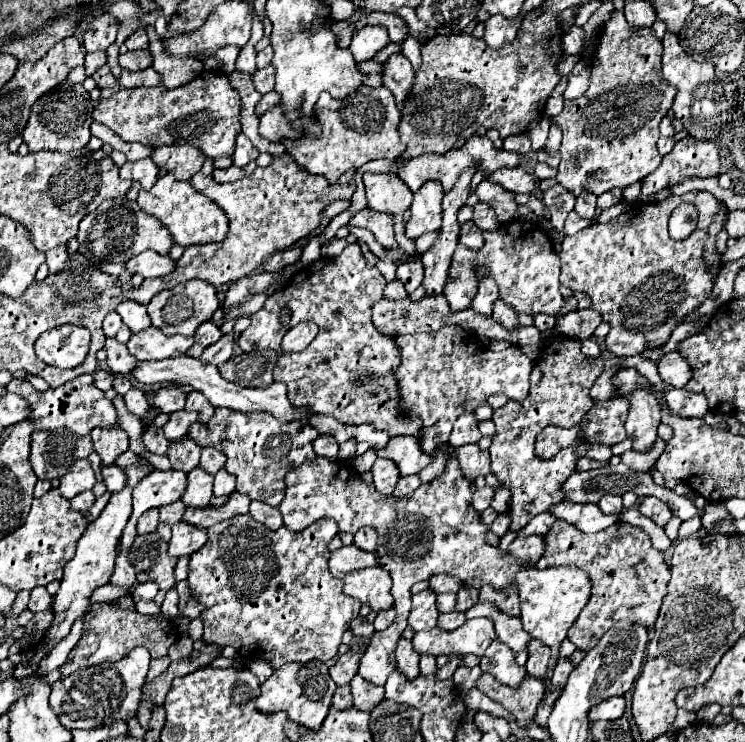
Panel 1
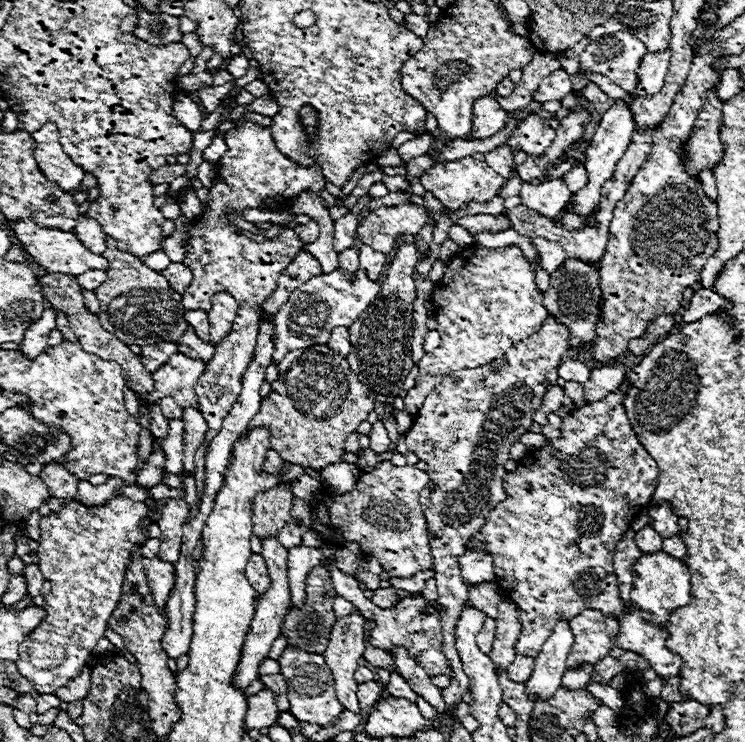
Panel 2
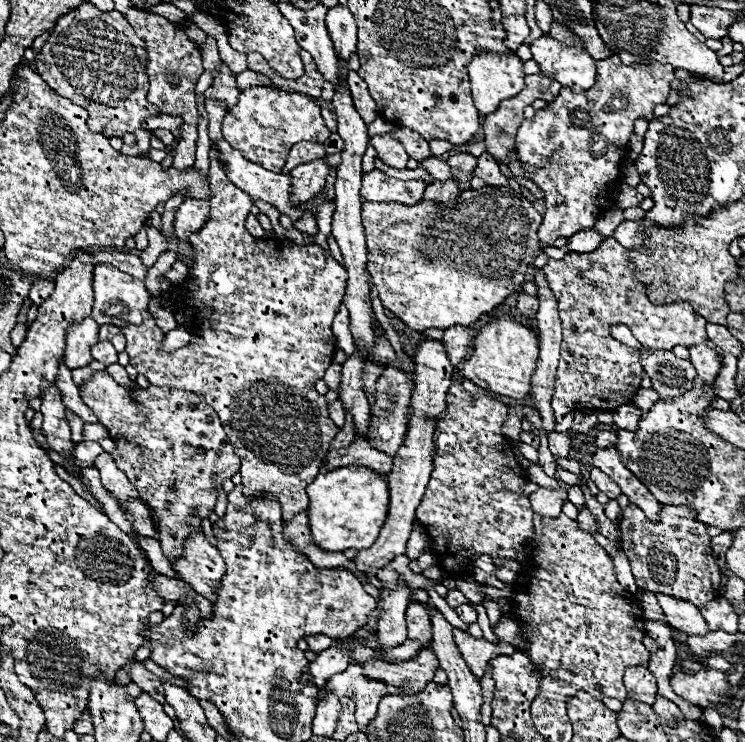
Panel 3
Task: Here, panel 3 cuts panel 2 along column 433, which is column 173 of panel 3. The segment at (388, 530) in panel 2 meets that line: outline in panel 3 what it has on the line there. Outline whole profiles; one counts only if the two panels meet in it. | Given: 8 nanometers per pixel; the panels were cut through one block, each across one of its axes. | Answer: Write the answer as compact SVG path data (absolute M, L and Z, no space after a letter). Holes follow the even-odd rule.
M202 528L194 530L184 540L184 554L174 560L172 568L200 596L208 598L210 602L216 600L214 592L226 572L226 564L224 564L220 552L208 542Z

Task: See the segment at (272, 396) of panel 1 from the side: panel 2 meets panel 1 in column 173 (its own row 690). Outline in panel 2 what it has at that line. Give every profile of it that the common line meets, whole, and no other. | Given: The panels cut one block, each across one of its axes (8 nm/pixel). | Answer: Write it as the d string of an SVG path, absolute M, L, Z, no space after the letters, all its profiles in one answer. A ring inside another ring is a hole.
M364 682L358 686L358 702L360 708L368 708L374 706L382 696L382 688L378 682Z

